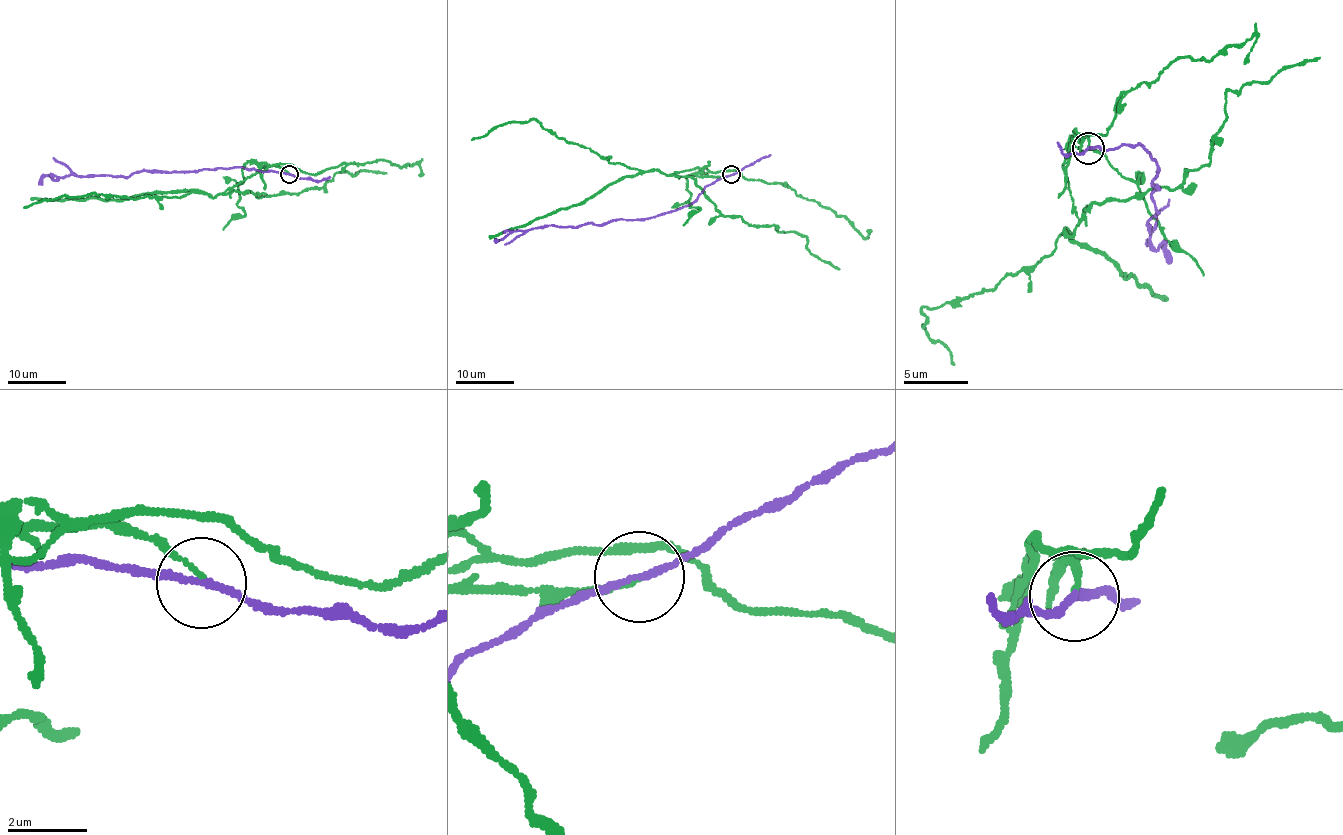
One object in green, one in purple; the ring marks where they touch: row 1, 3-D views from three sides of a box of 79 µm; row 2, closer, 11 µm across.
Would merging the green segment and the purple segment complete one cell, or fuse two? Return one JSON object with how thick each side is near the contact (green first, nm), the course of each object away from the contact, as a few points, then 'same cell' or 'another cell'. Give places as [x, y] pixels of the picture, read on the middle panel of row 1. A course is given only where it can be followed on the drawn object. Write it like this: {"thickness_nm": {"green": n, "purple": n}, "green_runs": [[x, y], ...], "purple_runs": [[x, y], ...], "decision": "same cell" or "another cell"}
{"thickness_nm": {"green": 120, "purple": 150}, "green_runs": [[731, 175], [695, 167], [669, 175], [609, 163], [533, 119], [500, 124], [472, 140]], "purple_runs": [[731, 175], [707, 185], [692, 203], [674, 211], [601, 224], [543, 226], [509, 232], [494, 241]], "decision": "another cell"}

